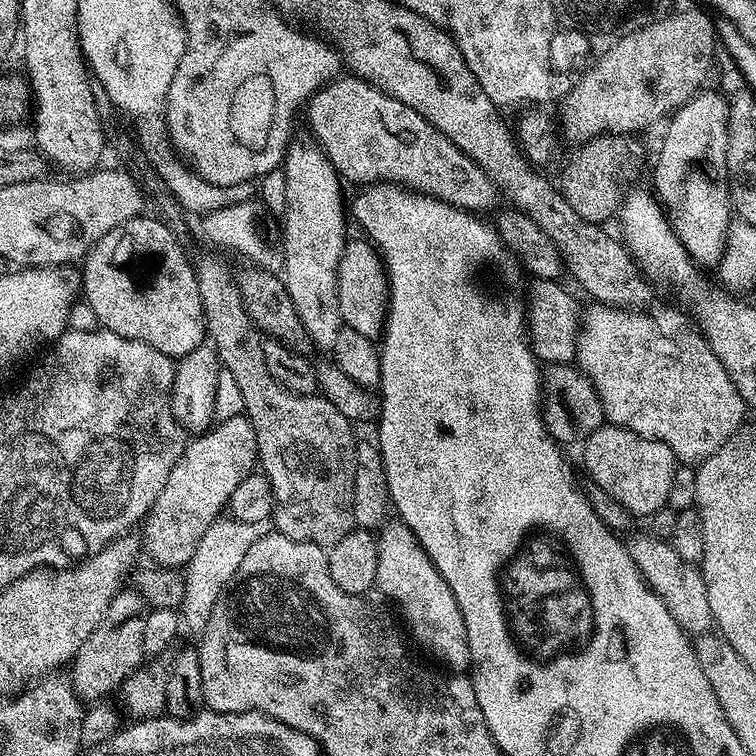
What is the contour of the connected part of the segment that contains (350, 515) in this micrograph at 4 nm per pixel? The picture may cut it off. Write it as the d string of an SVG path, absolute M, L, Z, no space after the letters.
M204 252L200 257L195 257L194 267L198 294L202 298L207 339L216 349L223 371L234 374L234 382L238 382L238 390L242 394L244 415L256 431L258 464L272 487L270 519L275 531L281 532L286 538L310 542L325 550L333 548L357 527L354 518L354 470L358 440L357 437L352 437L353 421L346 419L338 410L338 406L334 406L334 402L330 402L326 397L319 394L294 394L286 390L286 386L279 384L274 374L270 374L264 353L265 337L250 318L242 302L234 268L232 272L231 266L212 252Z

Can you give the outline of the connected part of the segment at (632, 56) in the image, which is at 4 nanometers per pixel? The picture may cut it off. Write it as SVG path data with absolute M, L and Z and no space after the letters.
M688 8L685 12L672 12L661 20L649 19L632 33L617 35L612 40L613 44L601 54L600 61L577 84L573 83L567 94L558 101L559 131L562 136L564 131L565 138L572 146L579 146L605 134L640 134L643 128L658 123L660 119L663 121L669 114L681 108L691 96L701 91L703 84L700 83L712 68L716 48L718 52L713 17L707 11L704 12L699 12L696 8Z

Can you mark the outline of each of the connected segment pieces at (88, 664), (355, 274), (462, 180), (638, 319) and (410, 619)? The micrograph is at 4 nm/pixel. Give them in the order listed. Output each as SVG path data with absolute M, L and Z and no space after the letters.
M121 590L110 602L102 622L82 642L82 646L70 661L70 679L72 689L84 702L96 702L101 699L103 692L115 693L121 682L135 668L145 663L144 647L142 646L142 634L146 627L146 605L142 597L135 590Z
M349 239L338 262L338 310L343 327L362 334L368 340L379 341L388 316L388 274L380 253L367 239Z
M342 76L325 85L308 101L307 112L313 139L347 183L358 182L360 186L371 183L398 184L471 212L483 212L482 210L488 209L495 202L496 196L498 197L496 184L485 174L480 164L474 163L464 152L458 150L441 131L426 122L416 110L398 102L397 99L390 98L360 77Z
M595 302L589 305L582 312L575 363L594 386L609 425L628 428L642 438L660 440L670 446L680 462L699 462L713 456L740 431L745 423L744 400L714 350L691 323L688 325L680 316L644 316L648 314L637 314L630 308L612 308Z
M388 522L379 529L376 545L378 546L378 574L376 575L376 588L379 589L379 591L384 591L385 594L388 595L398 607L400 607L400 612L404 615L405 621L403 620L403 623L406 625L406 628L406 623L408 623L408 628L412 631L413 638L416 639L417 642L420 643L421 646L433 656L434 659L441 660L441 662L448 667L445 669L451 670L453 673L463 673L465 669L472 664L472 655L470 654L470 638L466 638L466 622L462 618L462 610L458 610L458 602L454 602L454 592L450 590L450 586L446 580L442 578L442 574L438 574L438 570L434 566L434 562L430 562L430 558L426 552L422 550L422 546L418 542L418 538L414 538L414 534L409 530L409 528L406 527L406 525L399 522Z

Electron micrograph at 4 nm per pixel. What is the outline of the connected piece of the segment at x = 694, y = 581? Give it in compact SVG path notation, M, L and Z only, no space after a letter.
M646 532L634 537L632 540L629 539L627 545L628 553L633 558L635 565L638 566L642 578L658 594L658 598L662 598L662 602L666 602L666 610L670 610L670 614L674 614L678 626L682 626L685 632L689 634L707 633L713 627L712 614L710 612L710 598L706 598L704 574L699 567L682 561L682 558L678 557L677 551L674 550L669 541L659 540Z

